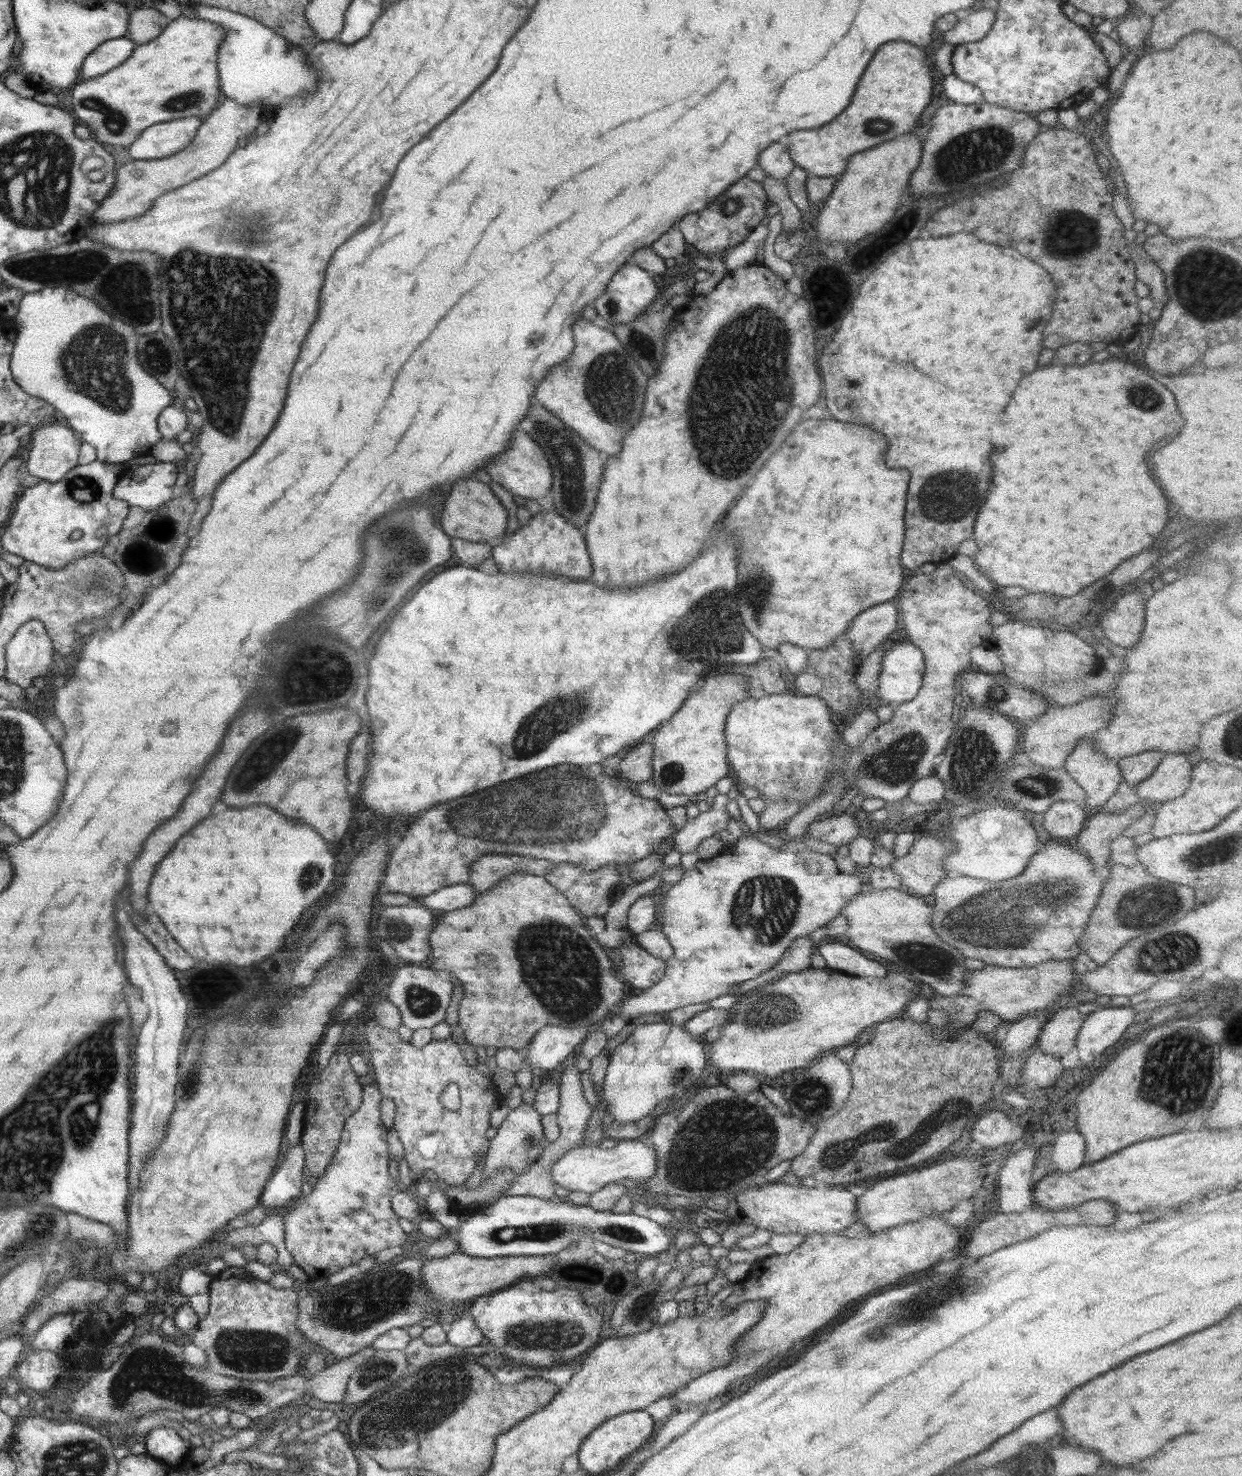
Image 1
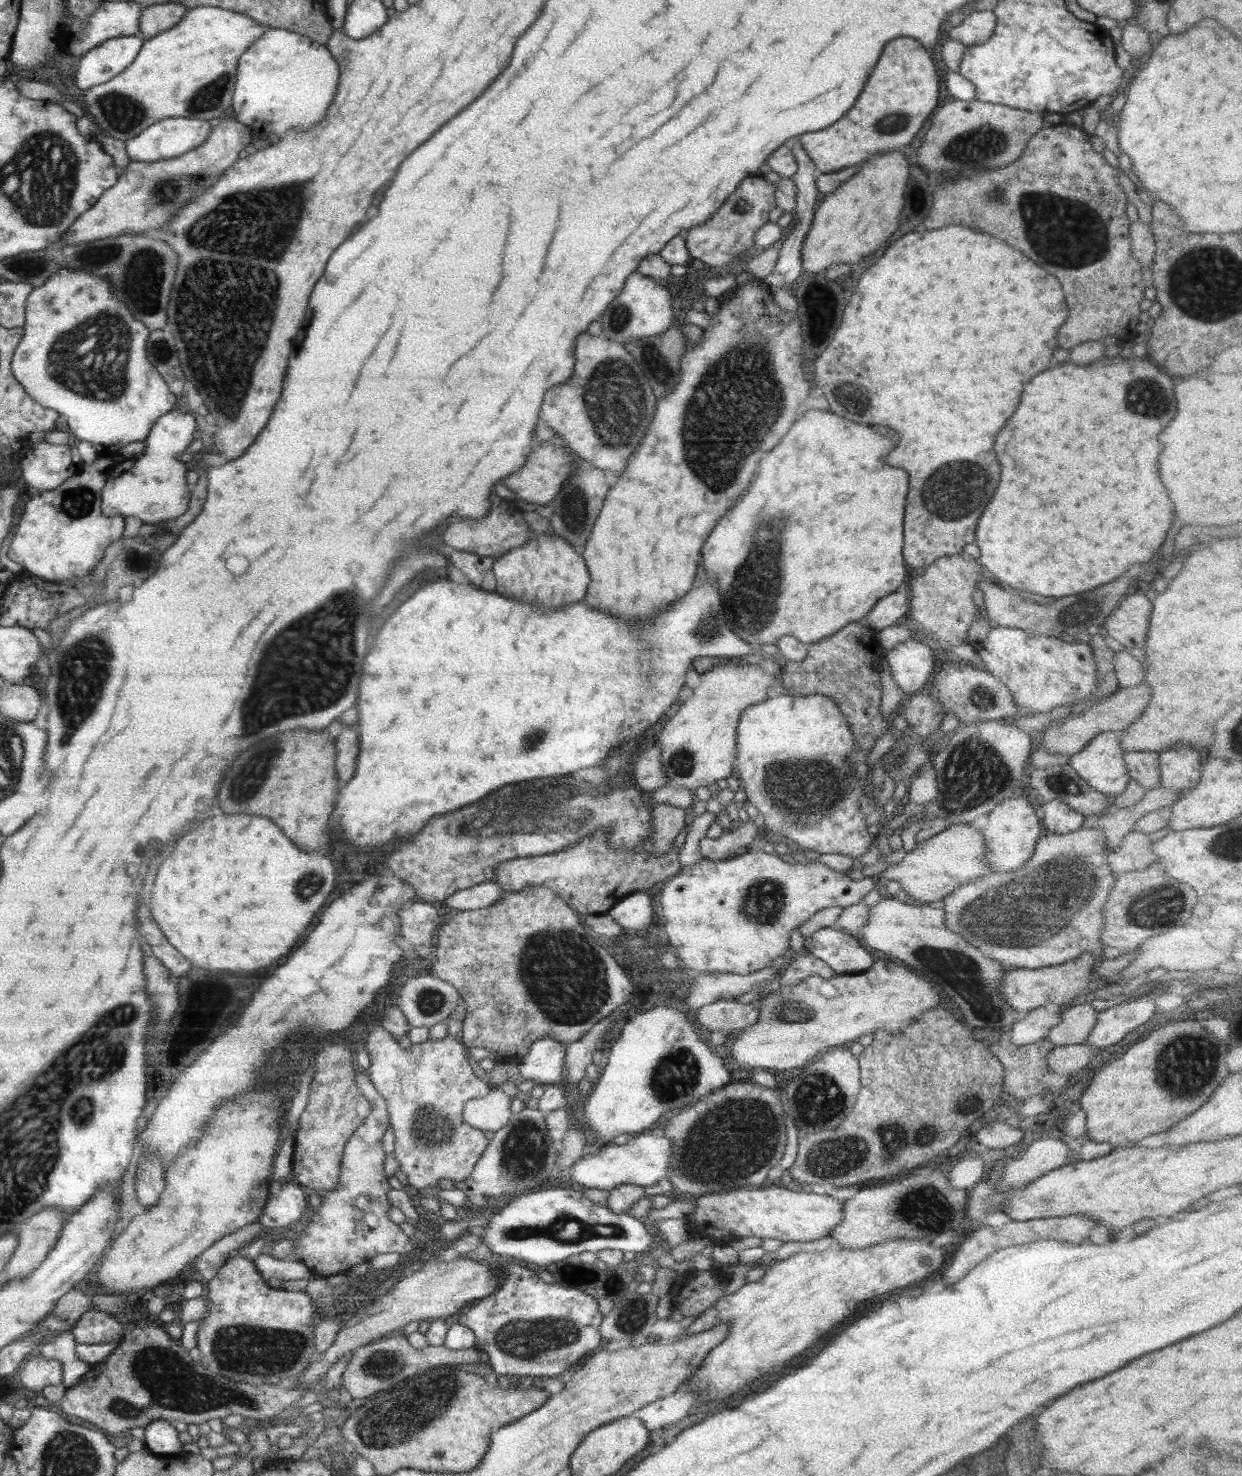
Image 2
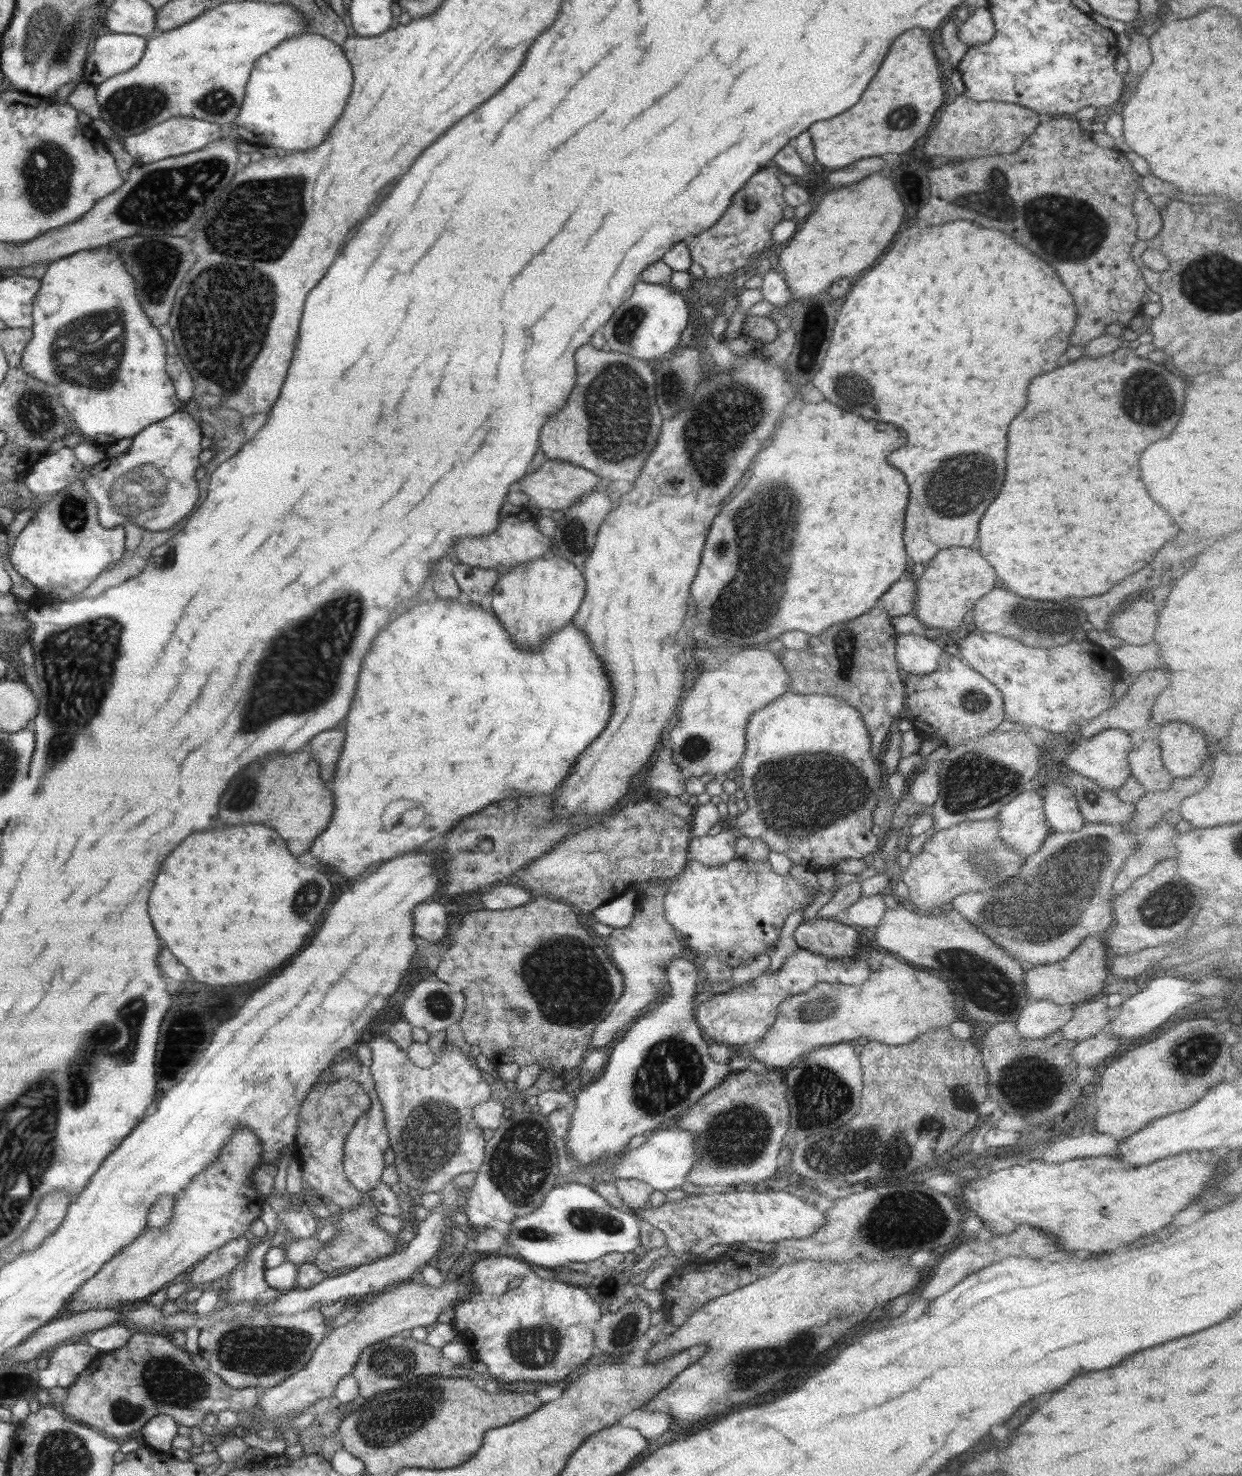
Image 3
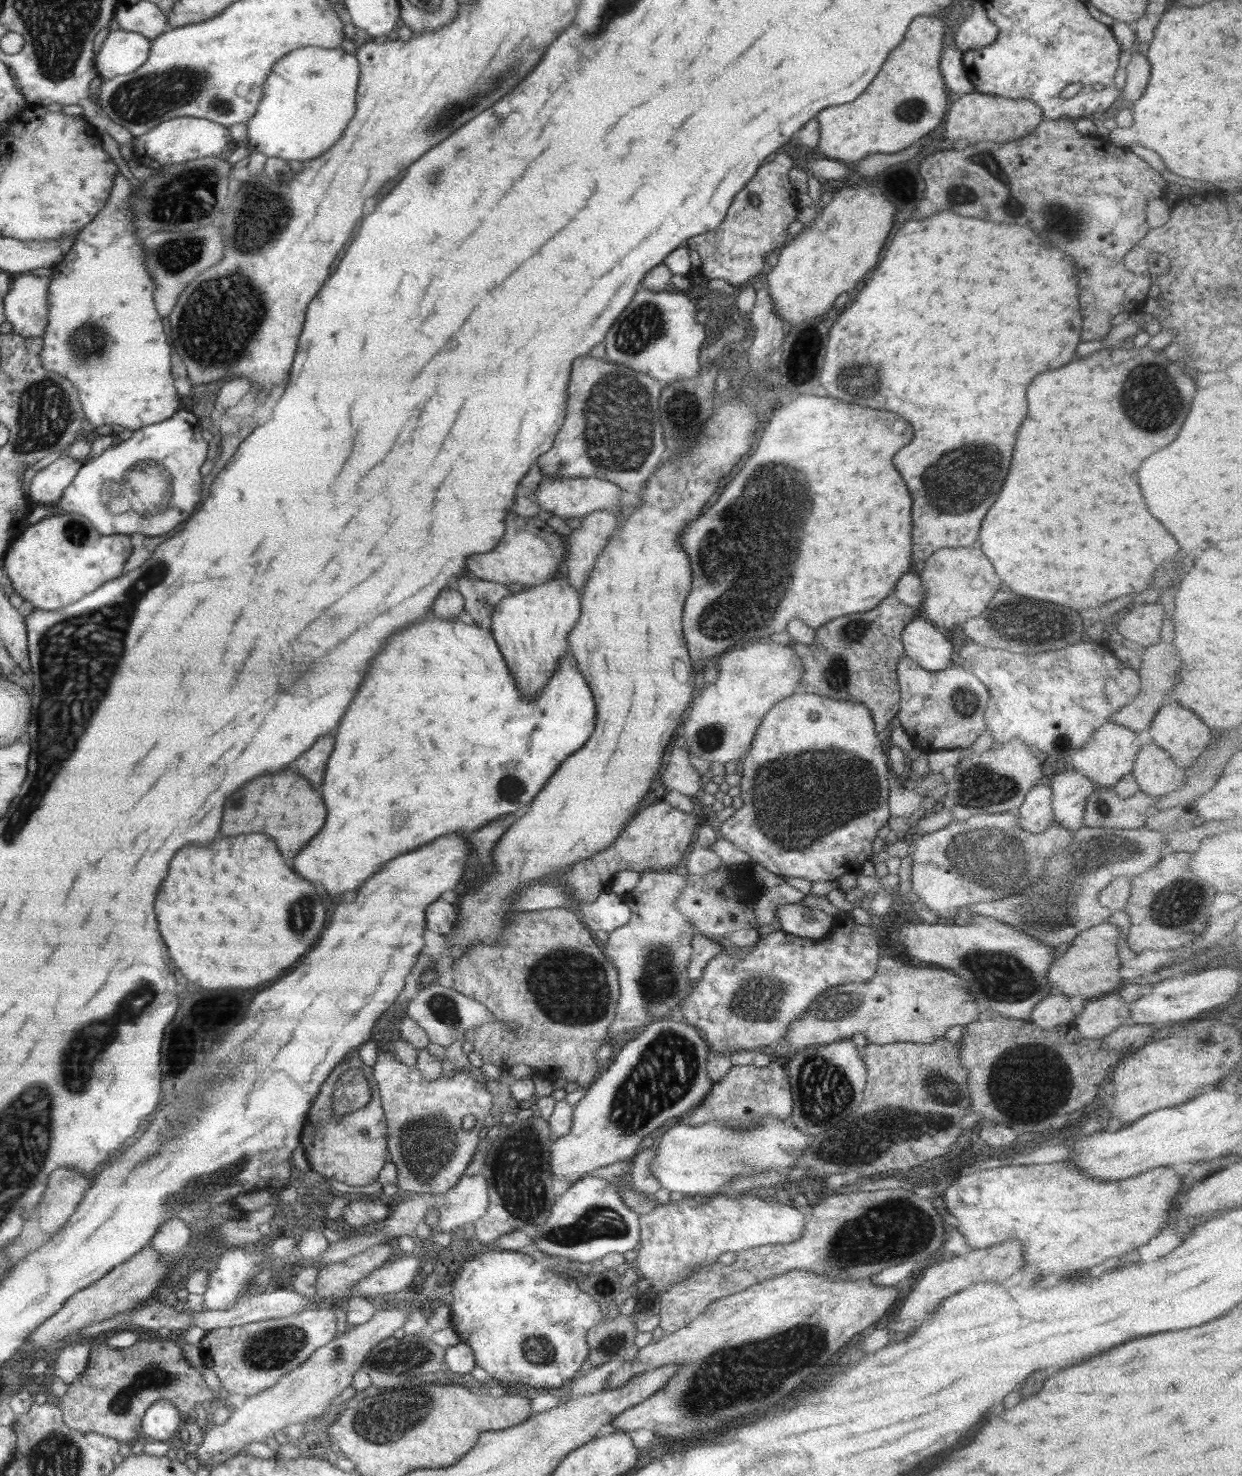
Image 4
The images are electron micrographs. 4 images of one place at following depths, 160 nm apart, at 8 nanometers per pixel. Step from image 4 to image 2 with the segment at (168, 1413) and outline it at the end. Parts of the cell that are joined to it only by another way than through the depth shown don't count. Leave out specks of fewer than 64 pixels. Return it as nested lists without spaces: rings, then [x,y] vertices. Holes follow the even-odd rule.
[[[164,1419],[152,1421],[145,1427],[145,1449],[152,1454],[176,1454],[183,1452],[183,1444],[178,1437],[175,1426]]]

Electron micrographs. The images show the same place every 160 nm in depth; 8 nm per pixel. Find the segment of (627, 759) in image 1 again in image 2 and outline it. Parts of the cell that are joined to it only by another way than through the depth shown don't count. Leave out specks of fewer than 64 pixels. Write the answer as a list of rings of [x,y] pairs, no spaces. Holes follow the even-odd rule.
[[[656,746],[650,750],[643,748],[639,751],[633,757],[631,766],[638,786],[648,792],[666,786],[669,782],[662,764],[660,764],[660,748],[656,748]]]

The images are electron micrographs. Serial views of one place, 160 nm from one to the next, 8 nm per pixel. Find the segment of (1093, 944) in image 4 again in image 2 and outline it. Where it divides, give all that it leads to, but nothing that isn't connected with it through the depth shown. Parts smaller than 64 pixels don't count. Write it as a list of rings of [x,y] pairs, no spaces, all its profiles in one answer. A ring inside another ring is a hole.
[[[1086,952],[1080,954],[1080,957],[1066,961],[1061,965],[1045,966],[1037,969],[1006,968],[999,991],[1006,1002],[1021,1015],[1033,1008],[1044,1007],[1049,1002],[1064,1008],[1064,1004],[1069,1004],[1080,995],[1080,990],[1091,986],[1090,981],[1095,977],[1092,973],[1095,965],[1096,962],[1092,958],[1092,954]]]

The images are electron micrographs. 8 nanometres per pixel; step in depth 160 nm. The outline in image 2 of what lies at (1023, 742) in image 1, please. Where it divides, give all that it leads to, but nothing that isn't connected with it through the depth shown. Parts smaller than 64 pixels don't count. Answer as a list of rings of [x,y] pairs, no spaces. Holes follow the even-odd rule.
[[[1146,684],[1130,688],[1128,692],[1124,688],[1116,690],[1110,698],[1106,698],[1106,700],[1102,698],[1100,704],[1082,711],[1078,716],[1070,719],[1066,717],[1066,721],[1062,721],[1060,726],[1052,722],[1049,727],[1043,730],[1044,735],[1042,735],[1042,746],[1040,748],[1052,754],[1056,753],[1070,758],[1073,754],[1082,750],[1097,734],[1104,731],[1126,730],[1140,718],[1140,714],[1148,706],[1148,702],[1150,702],[1150,688]]]

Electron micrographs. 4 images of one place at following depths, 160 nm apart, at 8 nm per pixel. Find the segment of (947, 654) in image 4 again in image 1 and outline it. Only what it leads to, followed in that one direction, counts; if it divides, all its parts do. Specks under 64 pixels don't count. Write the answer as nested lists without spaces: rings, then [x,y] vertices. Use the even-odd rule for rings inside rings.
[[[909,640],[887,645],[879,674],[879,703],[896,706],[912,700],[923,684],[925,662],[923,652]]]

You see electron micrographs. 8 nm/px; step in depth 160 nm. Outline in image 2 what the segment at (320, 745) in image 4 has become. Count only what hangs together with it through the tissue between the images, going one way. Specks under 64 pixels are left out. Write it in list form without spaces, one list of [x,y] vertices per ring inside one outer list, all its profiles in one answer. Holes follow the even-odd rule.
[[[348,726],[335,737],[336,776],[348,782],[354,776],[354,766],[359,753],[359,733],[356,727]]]

